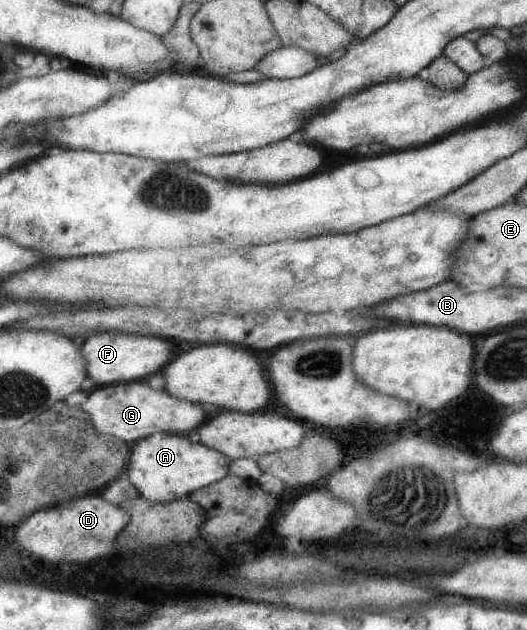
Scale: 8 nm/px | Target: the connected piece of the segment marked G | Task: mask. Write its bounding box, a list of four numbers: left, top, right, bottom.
[80,381,208,446]

